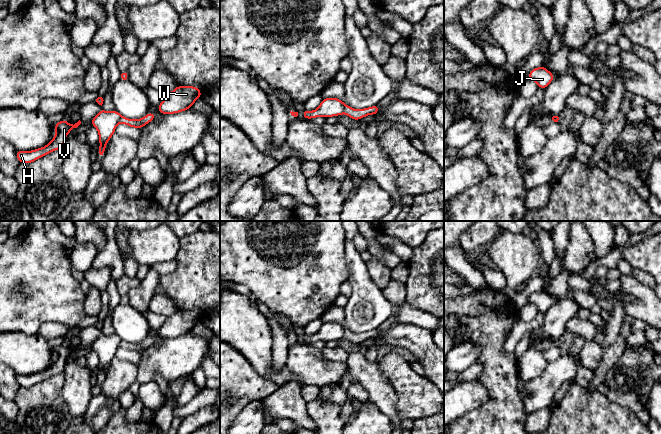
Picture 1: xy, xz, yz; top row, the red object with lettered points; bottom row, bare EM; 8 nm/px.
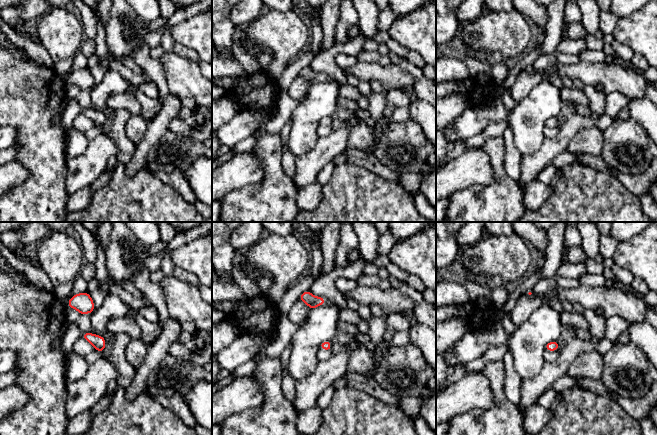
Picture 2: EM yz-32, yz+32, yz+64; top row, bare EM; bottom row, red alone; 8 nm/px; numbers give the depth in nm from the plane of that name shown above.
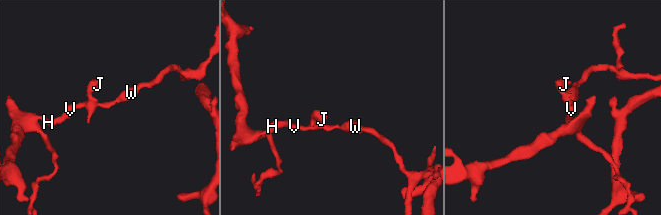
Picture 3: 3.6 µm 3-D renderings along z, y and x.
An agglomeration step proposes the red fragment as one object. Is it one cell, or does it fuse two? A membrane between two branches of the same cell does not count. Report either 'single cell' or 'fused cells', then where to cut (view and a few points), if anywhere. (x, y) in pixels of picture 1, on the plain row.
fused cells; cut xz (345, 329), (343, 336)

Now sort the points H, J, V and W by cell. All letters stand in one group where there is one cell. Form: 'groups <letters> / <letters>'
groups H J V / W

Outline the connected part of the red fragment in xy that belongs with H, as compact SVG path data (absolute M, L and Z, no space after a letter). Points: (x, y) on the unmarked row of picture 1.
M67 344L56 347L54 349L56 354L55 361L45 371L32 375L16 374L17 383L20 387L29 388L57 373L63 373L67 358L70 357L72 353L77 352L80 348L80 344L74 349L69 348Z

